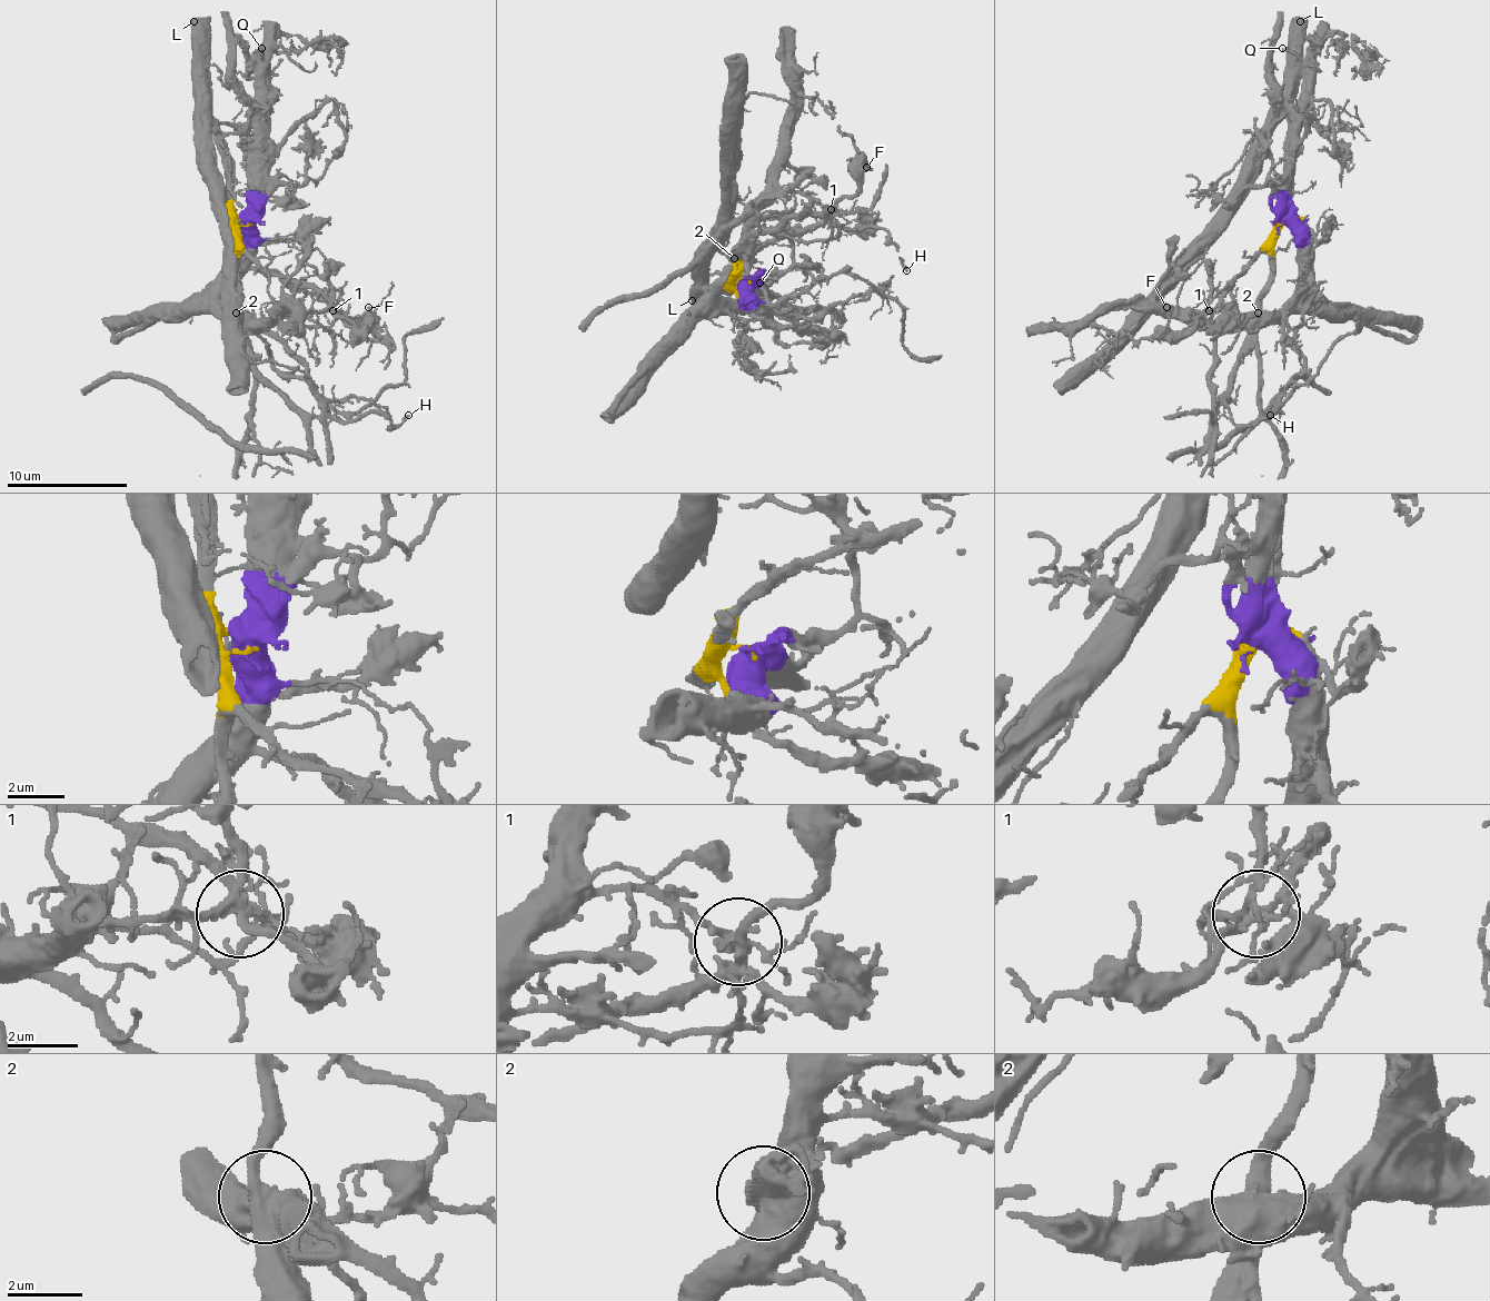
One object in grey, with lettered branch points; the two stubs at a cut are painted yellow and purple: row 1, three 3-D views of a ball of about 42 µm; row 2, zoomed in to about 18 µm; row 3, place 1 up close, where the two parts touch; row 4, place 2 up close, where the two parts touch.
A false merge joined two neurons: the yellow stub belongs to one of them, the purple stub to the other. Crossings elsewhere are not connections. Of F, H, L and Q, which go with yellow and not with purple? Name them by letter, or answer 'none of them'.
F, L

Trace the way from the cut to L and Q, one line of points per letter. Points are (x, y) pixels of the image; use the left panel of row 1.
L: (247, 225), (235, 219), (229, 152), (210, 120), (205, 32), (192, 20)
Q: (247, 225), (261, 48)

